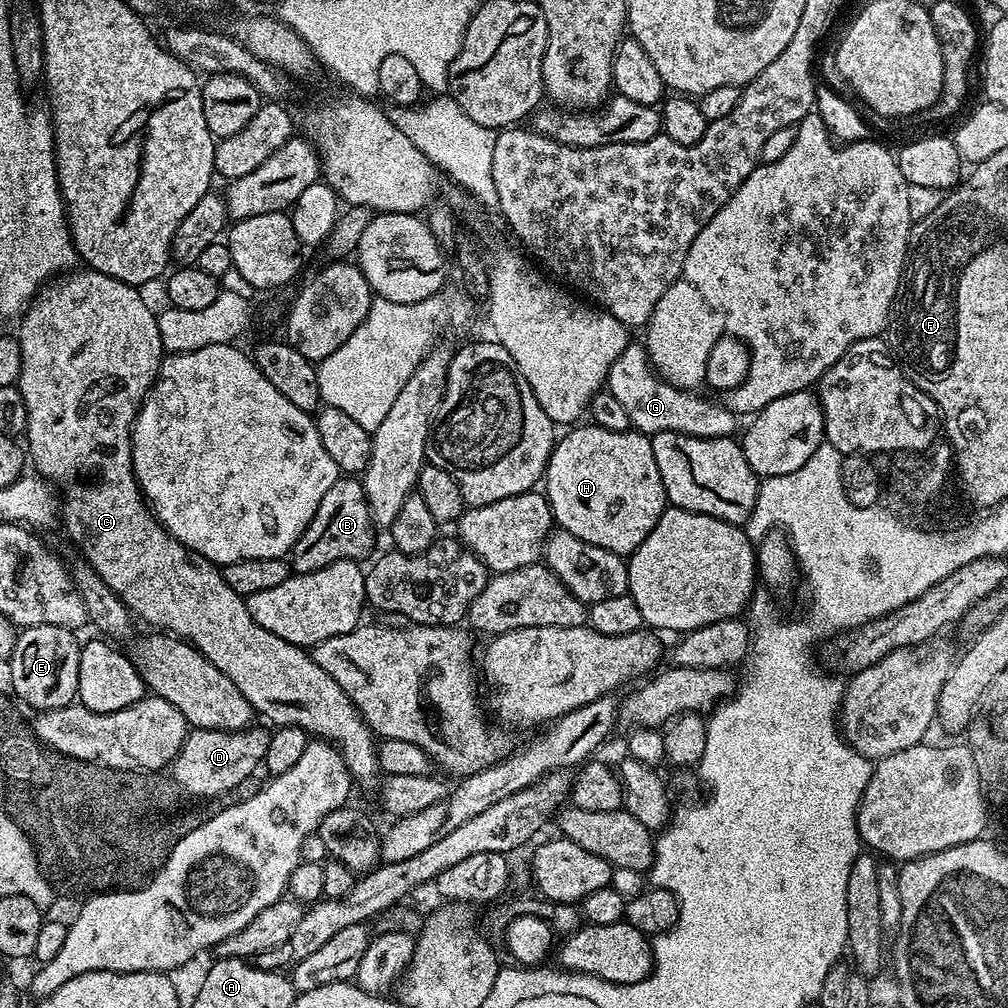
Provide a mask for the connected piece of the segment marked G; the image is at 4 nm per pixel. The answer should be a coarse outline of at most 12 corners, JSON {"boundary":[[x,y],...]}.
{"boundary":[[643,343],[610,366],[607,391],[637,432],[731,437],[723,403],[675,388]]}

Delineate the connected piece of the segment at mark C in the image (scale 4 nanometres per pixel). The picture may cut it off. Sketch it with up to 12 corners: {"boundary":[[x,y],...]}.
{"boundary":[[89,267],[23,313],[26,452],[133,617],[272,726],[381,771],[346,690],[156,519],[132,423],[166,355]]}

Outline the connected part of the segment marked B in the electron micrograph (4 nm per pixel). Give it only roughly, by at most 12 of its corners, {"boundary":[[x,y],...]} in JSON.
{"boundary":[[361,481],[326,490],[290,553],[293,573],[372,548],[371,508]]}

